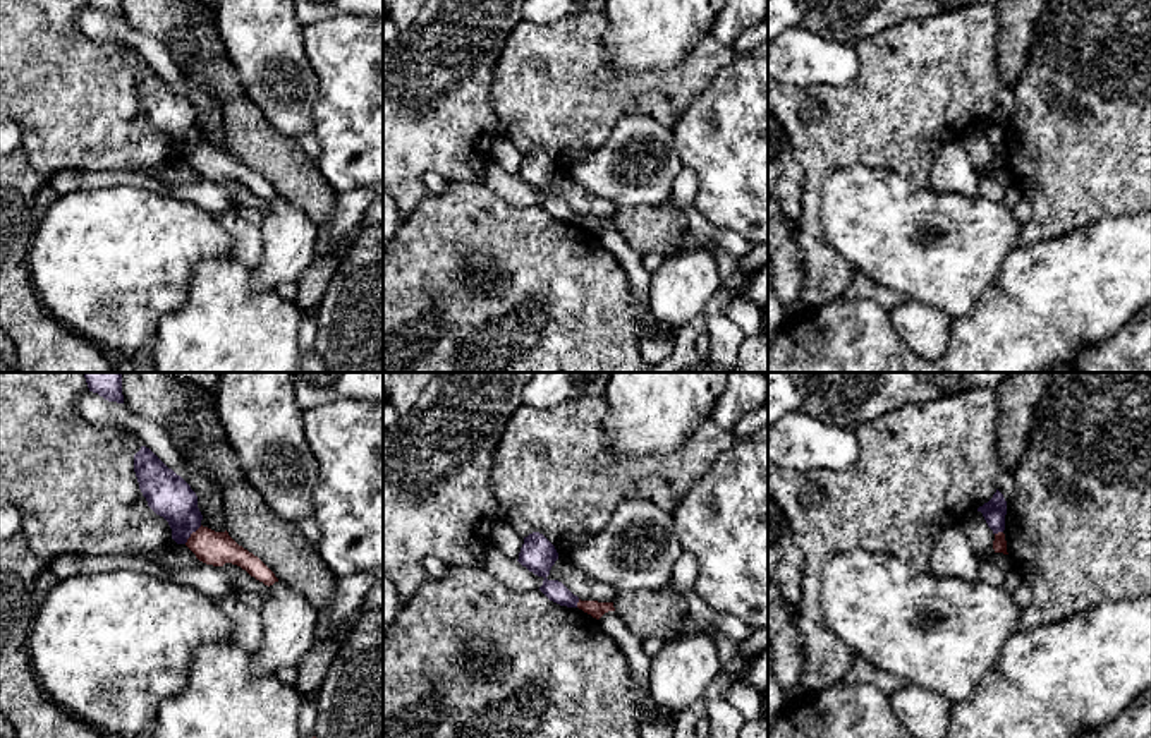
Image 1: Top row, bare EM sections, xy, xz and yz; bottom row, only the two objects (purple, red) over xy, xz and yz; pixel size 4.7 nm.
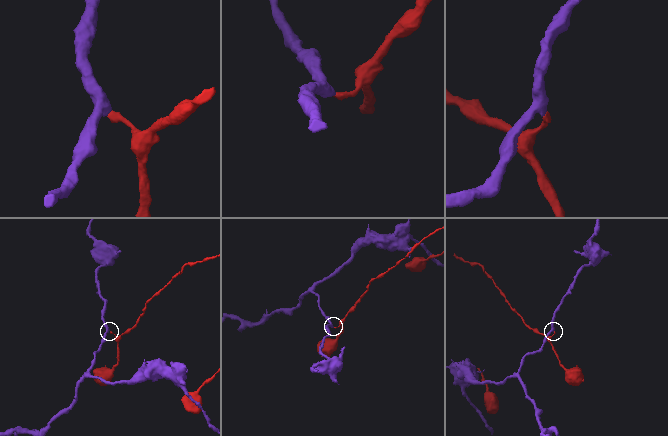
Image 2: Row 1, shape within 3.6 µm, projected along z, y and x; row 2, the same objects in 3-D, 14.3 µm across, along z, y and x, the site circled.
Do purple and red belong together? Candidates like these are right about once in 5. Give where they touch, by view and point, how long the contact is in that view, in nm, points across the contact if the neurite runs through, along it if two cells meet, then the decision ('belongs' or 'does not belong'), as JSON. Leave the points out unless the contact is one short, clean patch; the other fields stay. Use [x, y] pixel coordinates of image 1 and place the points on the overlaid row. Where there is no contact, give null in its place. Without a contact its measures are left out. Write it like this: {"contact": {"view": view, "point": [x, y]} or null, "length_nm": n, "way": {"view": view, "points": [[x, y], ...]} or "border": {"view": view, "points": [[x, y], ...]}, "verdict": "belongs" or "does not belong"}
{"contact": {"view": "xy", "point": [191, 532]}, "length_nm": 120, "border": {"view": "xy", "points": [[201, 526], [184, 543]]}, "verdict": "does not belong"}

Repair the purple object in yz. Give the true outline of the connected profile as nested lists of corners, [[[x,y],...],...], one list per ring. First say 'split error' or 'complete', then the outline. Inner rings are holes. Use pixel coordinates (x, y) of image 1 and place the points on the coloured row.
complete; [[[998,489],[988,503],[977,508],[977,511],[983,513],[993,534],[1005,530],[1007,501]]]

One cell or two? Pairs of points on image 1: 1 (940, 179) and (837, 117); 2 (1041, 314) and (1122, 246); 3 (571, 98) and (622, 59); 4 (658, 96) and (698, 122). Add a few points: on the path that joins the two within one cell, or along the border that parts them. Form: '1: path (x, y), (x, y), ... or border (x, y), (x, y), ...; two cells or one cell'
1: border (954, 139), (937, 155), (926, 186); two cells
2: path (1062, 294), (1079, 289), (1102, 266); one cell
3: border (605, 30), (605, 64), (612, 71), (651, 69); two cells
4: border (710, 81), (672, 129); two cells

